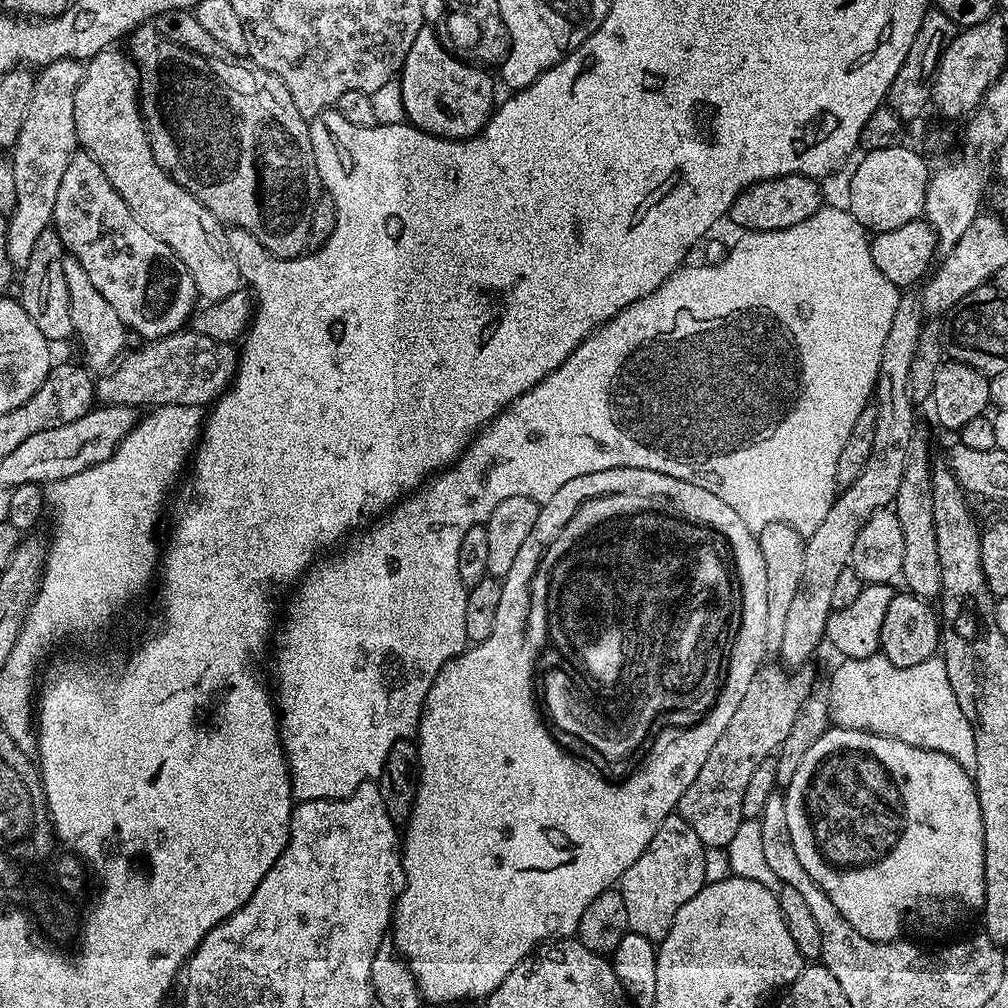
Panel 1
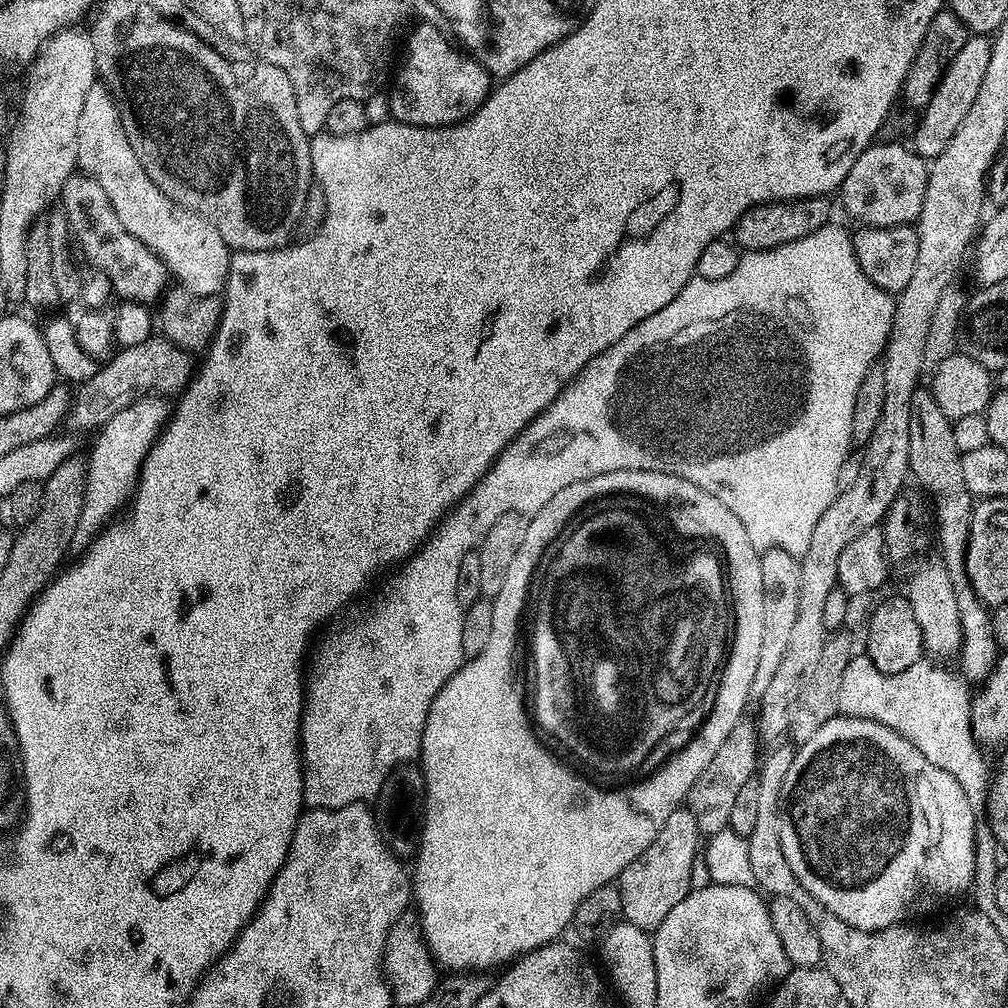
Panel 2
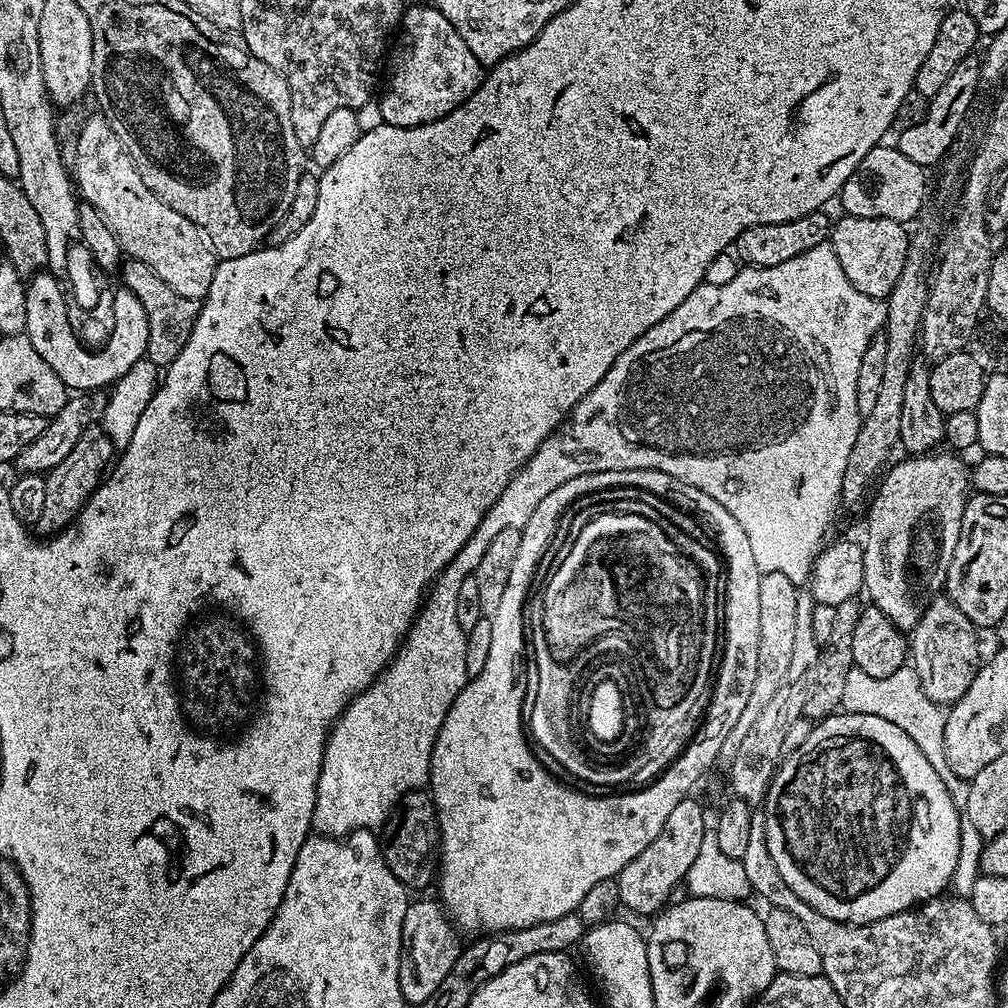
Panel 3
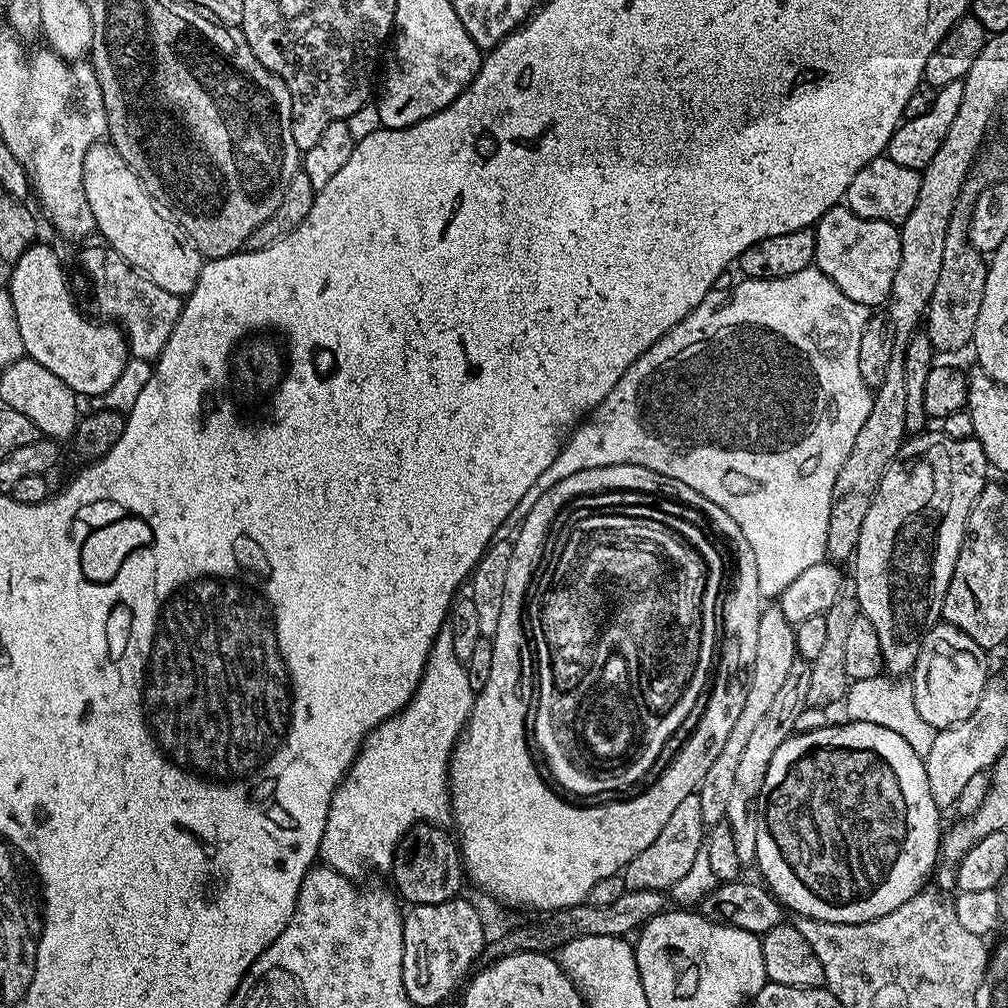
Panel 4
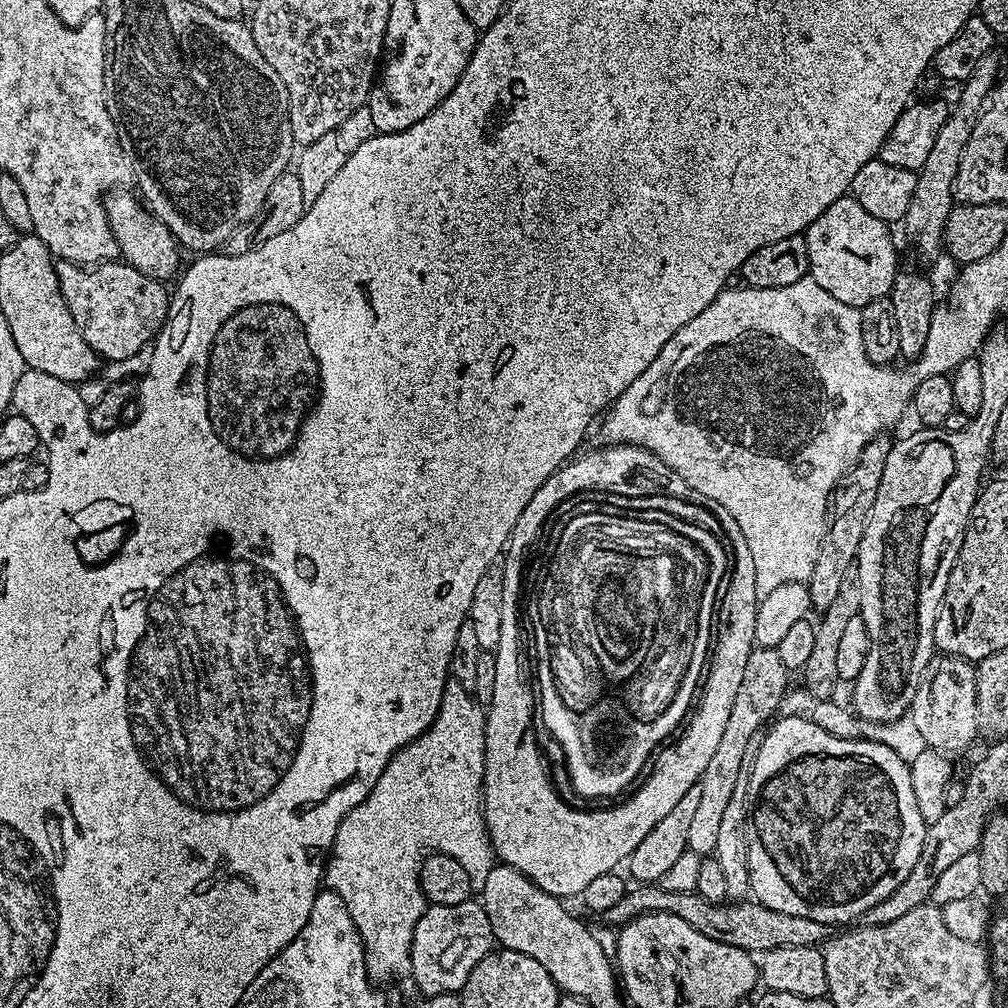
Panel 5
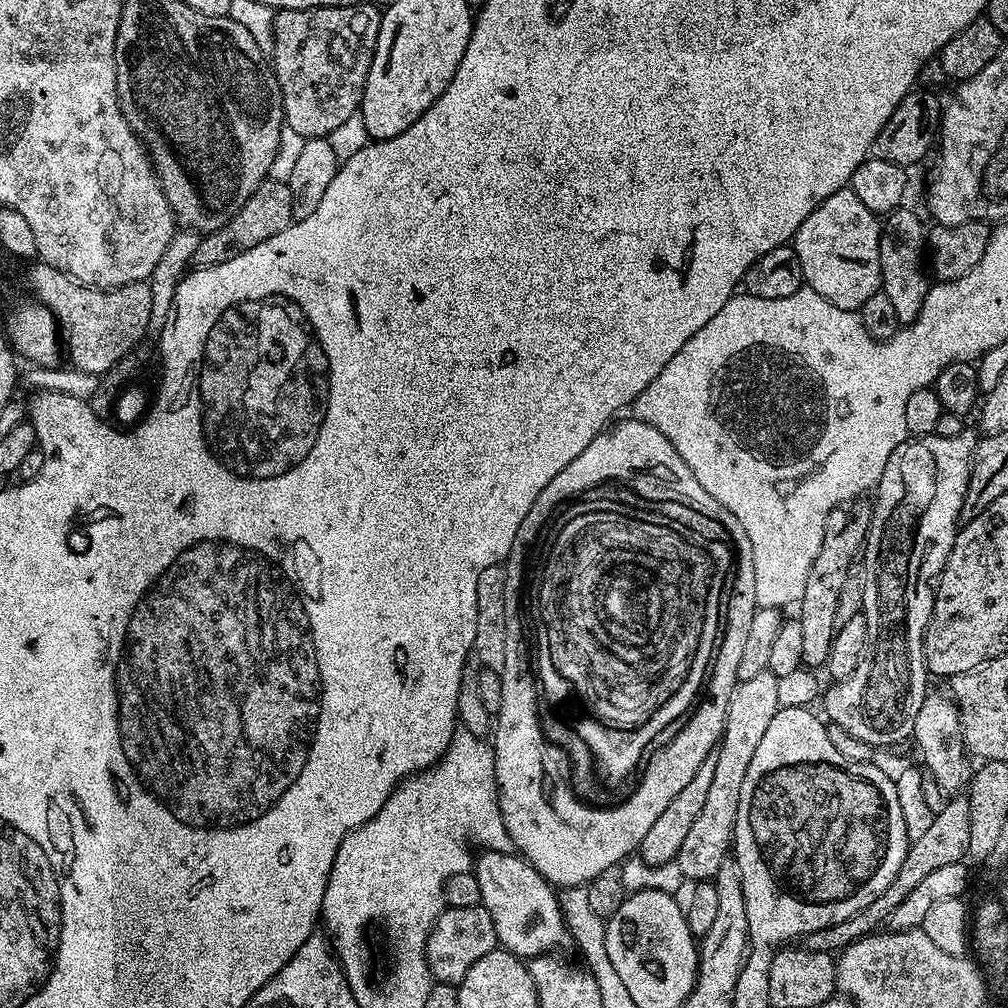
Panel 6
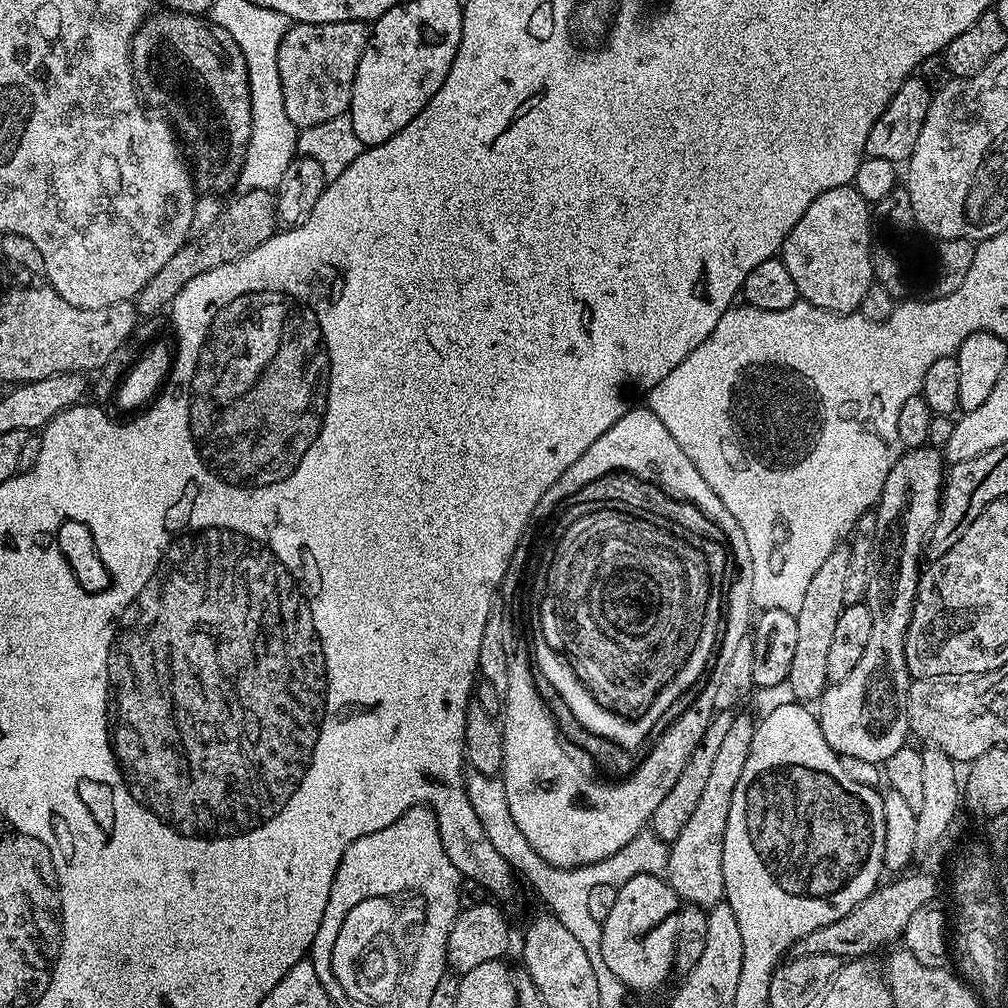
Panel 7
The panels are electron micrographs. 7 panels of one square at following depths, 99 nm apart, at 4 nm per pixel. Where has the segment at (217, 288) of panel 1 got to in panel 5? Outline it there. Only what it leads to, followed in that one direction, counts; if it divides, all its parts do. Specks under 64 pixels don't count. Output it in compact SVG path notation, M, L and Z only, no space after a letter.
M117 186L104 197L106 218L110 222L110 230L114 234L116 245L120 247L123 263L134 266L142 274L155 280L168 282L170 279L169 281L171 281L181 271L180 255L182 255L182 249L170 234L167 226L161 224L151 211L141 203L135 191L132 192L127 192L124 186Z

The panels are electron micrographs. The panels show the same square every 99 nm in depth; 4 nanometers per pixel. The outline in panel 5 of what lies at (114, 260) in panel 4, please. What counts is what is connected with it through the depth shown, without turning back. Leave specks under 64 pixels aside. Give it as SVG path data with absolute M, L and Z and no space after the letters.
M56 260L55 261L58 286L60 287L62 298L65 299L66 306L70 310L70 315L74 318L74 324L77 326L78 330L82 334L82 338L86 340L93 351L96 352L96 355L100 358L103 358L105 361L111 362L113 360L121 360L122 358L130 358L131 356L139 357L141 355L140 351L147 349L149 345L155 341L156 335L160 333L160 328L166 322L168 317L168 302L170 299L170 292L161 281L150 278L146 274L142 274L134 266L123 262L105 262L103 264L97 264L95 266L81 266L70 262L69 260Z

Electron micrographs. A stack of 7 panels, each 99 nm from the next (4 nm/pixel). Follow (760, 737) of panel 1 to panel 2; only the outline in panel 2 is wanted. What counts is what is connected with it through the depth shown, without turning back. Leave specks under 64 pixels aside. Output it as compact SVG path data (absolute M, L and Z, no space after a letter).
M742 718L730 730L726 742L715 752L713 760L706 765L706 770L698 774L698 782L688 792L686 807L690 814L694 814L694 822L698 822L698 830L705 837L718 834L728 827L730 813L734 811L734 802L738 799L742 786L754 779L758 772L758 755L756 756L756 744L758 745L758 728L748 718Z

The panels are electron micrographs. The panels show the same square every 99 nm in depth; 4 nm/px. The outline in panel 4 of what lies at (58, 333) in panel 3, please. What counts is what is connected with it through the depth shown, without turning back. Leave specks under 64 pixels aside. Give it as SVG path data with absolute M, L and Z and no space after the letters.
M37 242L32 244L27 248L26 253L22 254L21 258L18 258L16 261L13 261L11 265L12 272L10 274L10 280L6 284L6 290L11 294L11 301L14 304L14 312L18 317L18 330L21 331L22 344L25 351L25 355L36 362L39 365L42 365L46 370L50 370L52 374L57 375L60 378L64 385L66 385L72 392L76 393L79 397L84 398L88 396L90 398L96 396L96 398L102 398L106 390L110 390L111 386L114 386L115 382L118 382L119 375L124 371L125 366L128 364L130 359L130 353L128 351L128 342L124 337L123 332L121 331L119 325L115 325L111 322L100 322L104 324L94 324L90 326L89 322L80 314L79 310L74 304L70 288L64 278L64 268L62 262L57 254L57 252L50 246L43 244L43 242Z

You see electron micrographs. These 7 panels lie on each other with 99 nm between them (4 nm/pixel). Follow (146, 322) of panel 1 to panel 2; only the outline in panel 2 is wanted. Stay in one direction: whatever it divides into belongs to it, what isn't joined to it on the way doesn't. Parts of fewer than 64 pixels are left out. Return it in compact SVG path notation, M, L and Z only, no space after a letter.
M73 174L66 178L58 204L69 224L71 239L77 245L80 243L85 258L93 264L91 267L109 279L117 297L120 295L125 301L147 306L155 305L161 299L162 290L170 284L168 267L148 247L138 242L126 226L122 226L118 214L114 214L114 206L110 206L110 198L106 198L106 190L98 186L93 176Z

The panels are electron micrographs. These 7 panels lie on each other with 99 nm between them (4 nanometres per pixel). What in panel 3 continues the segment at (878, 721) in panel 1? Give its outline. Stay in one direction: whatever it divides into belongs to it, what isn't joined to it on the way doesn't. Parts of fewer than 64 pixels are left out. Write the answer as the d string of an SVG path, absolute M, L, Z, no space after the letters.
M854 666L846 678L840 708L854 714L878 714L878 718L894 722L894 726L906 730L906 734L914 738L918 750L926 754L926 762L934 766L934 770L944 781L953 779L952 767L946 762L945 709L926 696L915 668L911 666L899 668L894 670L894 674L890 674L890 678L870 678L870 674L862 674L862 670Z

